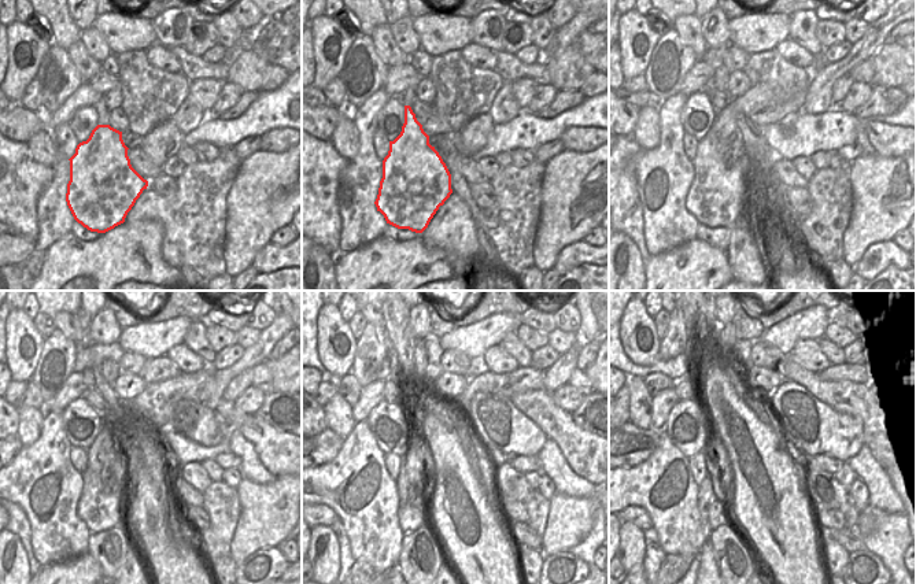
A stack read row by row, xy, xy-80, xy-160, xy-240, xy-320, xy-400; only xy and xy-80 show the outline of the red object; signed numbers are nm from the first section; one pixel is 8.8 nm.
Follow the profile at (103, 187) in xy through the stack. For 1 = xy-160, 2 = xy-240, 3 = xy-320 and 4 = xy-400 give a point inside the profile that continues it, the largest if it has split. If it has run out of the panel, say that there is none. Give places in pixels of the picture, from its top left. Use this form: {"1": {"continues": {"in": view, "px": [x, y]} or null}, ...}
{"1": {"continues": {"in": "xy-160", "px": [717, 195]}}, "2": {"continues": {"in": "xy-240", "px": [99, 512]}}, "3": {"continues": {"in": "xy-320", "px": [410, 518]}}, "4": {"continues": {"in": "xy-400", "px": [694, 347]}}}

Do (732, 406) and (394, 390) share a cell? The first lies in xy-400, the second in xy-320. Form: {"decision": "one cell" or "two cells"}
{"decision": "two cells"}

